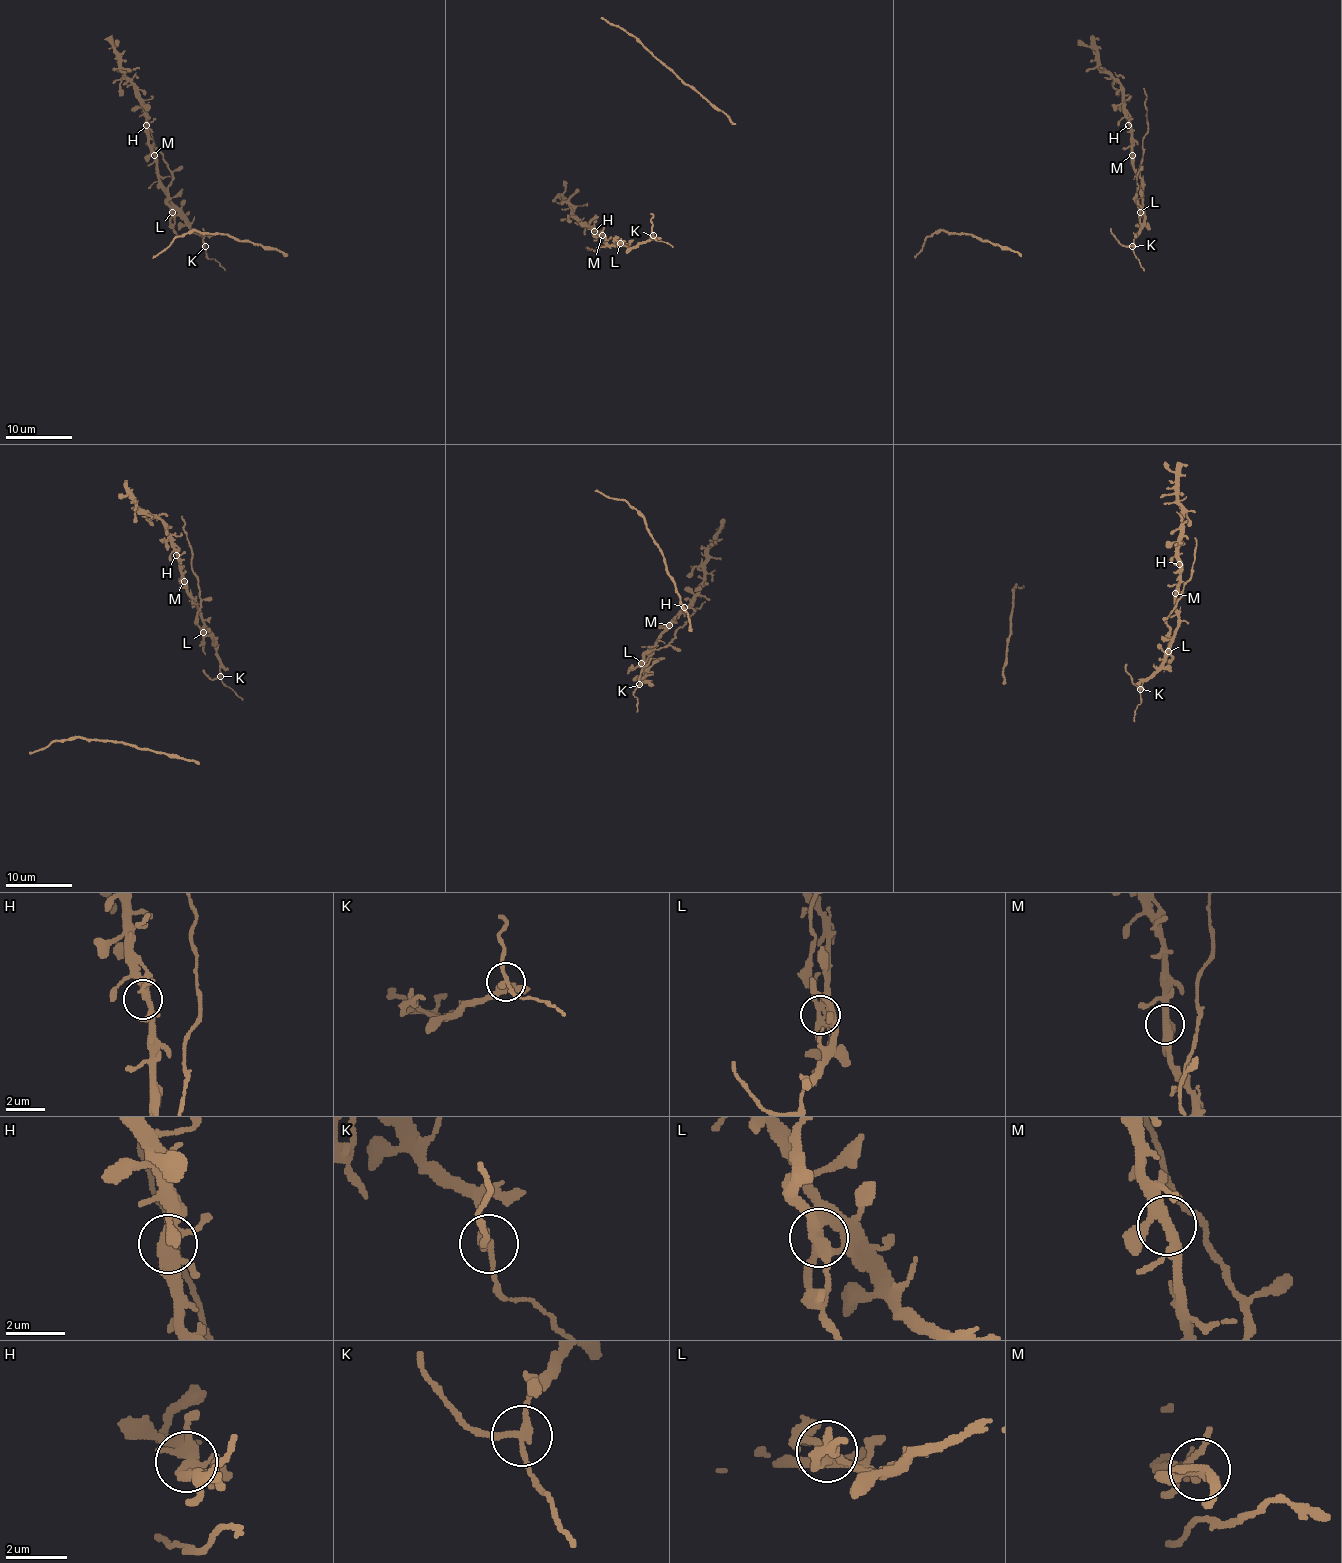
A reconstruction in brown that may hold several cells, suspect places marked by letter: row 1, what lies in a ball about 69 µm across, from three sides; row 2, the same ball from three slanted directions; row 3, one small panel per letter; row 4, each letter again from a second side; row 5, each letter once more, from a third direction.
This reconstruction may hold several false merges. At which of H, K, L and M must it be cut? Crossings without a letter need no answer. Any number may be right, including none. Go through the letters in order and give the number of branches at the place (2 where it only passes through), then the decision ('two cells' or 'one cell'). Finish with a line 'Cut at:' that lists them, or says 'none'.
H: 4 branches meet; one cell
K: 3 branches meet; two cells
L: 4 branches meet; two cells
M: 4 branches meet; one cell
Cut at: K, L

